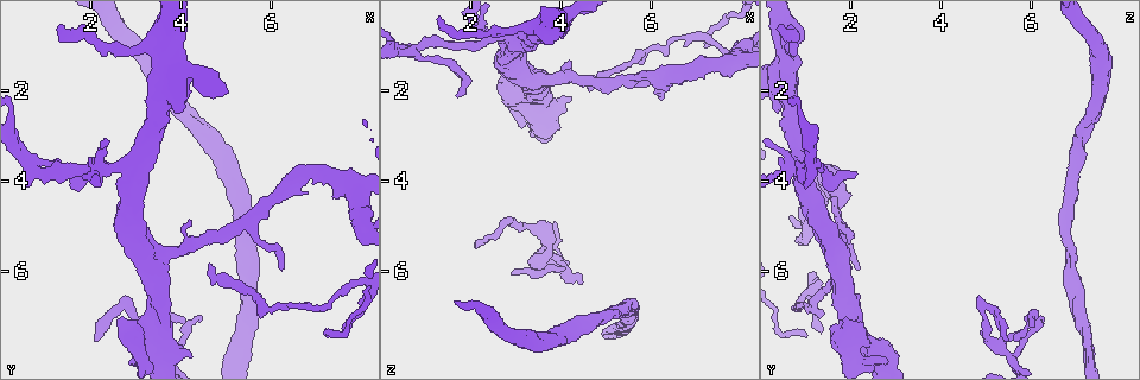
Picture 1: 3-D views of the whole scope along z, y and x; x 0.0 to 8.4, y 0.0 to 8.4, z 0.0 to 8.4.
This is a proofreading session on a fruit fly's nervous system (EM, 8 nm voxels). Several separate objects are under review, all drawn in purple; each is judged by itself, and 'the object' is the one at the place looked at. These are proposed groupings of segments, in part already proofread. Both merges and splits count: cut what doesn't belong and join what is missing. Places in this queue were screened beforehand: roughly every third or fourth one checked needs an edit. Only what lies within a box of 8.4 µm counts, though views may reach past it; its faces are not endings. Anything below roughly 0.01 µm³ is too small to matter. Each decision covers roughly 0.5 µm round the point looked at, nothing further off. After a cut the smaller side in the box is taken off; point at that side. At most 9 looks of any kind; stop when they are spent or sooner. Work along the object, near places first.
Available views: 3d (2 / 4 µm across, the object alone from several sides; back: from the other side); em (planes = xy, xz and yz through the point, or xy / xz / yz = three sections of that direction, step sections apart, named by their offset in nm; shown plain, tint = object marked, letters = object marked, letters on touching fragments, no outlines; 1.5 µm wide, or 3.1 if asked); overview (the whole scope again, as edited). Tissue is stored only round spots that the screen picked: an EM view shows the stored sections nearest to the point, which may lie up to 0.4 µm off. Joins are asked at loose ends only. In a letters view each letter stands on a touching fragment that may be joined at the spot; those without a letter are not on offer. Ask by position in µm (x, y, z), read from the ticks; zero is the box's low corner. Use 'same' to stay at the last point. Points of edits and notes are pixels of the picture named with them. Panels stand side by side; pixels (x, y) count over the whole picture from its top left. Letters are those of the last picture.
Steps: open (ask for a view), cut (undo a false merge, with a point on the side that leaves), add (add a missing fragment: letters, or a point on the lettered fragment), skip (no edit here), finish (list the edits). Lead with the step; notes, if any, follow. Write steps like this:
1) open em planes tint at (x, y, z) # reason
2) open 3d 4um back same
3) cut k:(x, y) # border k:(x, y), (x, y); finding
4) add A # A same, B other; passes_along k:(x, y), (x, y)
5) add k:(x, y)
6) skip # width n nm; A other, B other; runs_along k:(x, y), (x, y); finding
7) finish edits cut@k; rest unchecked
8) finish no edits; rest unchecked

open em planes letters at (2.85, 7.40, 1.85) # sharp bend

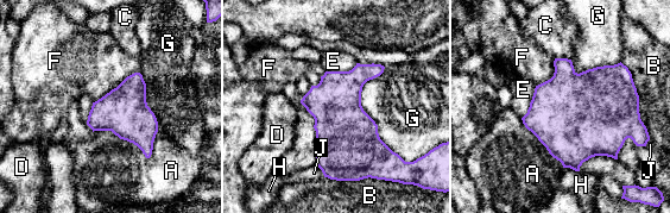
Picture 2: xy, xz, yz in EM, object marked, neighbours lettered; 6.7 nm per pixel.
skip # longest_contact G 650 nm; A other, B other, C other, D other, E other, F other, G other, H other, J other; border 2:(139, 71), (127, 75), (93, 102); continuous, no second neuron

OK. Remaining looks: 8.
open 3d 4um at (4.60, 5.85, 1.95) # tapers out

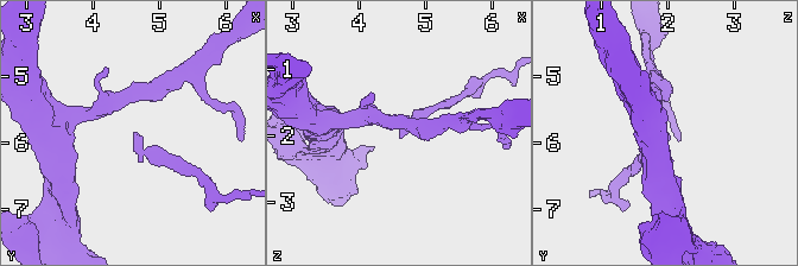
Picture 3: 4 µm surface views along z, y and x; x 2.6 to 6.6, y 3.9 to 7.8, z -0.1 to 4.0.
open em planes letters at (4.65, 5.80, 1.95) # now the EM

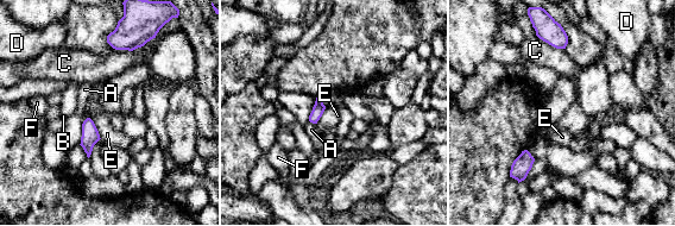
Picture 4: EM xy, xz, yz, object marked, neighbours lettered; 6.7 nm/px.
skip # width 80 nm; A other, B other, C other, D other, E other, F other; border 4:(88, 117), (101, 138); no lettered fragment goes on from it

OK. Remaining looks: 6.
open em planes letters at (7.85, 4.35, 1.35) # thick turns thin

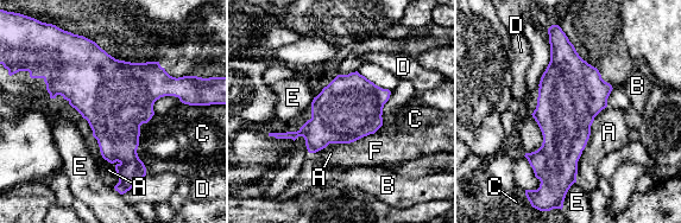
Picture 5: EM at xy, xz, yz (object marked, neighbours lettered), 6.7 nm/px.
skip # longest_contact A 550 nm; A other, B other, C other, D other, E other, F other; border 5:(606, 106), (591, 126), (575, 182); one neuron here

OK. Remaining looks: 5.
open 3d 2um at (2.80, 6.80, 4.95) # abrupt turn

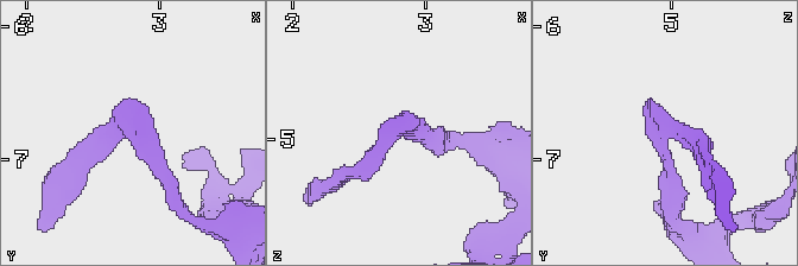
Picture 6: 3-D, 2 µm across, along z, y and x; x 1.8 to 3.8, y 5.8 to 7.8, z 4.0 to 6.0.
open em xz step 4 tint at (2.76, 6.80, 4.96) # now the EM

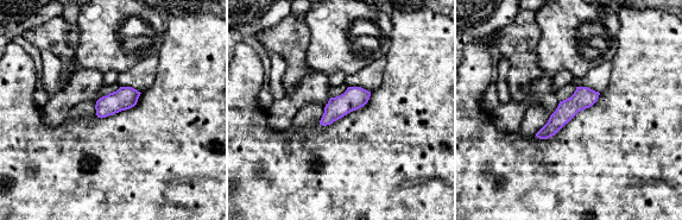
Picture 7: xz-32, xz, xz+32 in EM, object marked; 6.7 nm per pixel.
open em planes letters same # another direction

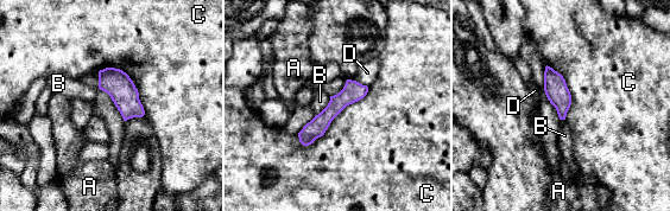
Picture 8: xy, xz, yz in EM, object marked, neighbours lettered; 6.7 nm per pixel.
skip # A other, B other, C other, D other; runs_along 8:(365, 89), (346, 96), (305, 142); one neuron here

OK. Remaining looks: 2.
finish no edits; rest unchecked

